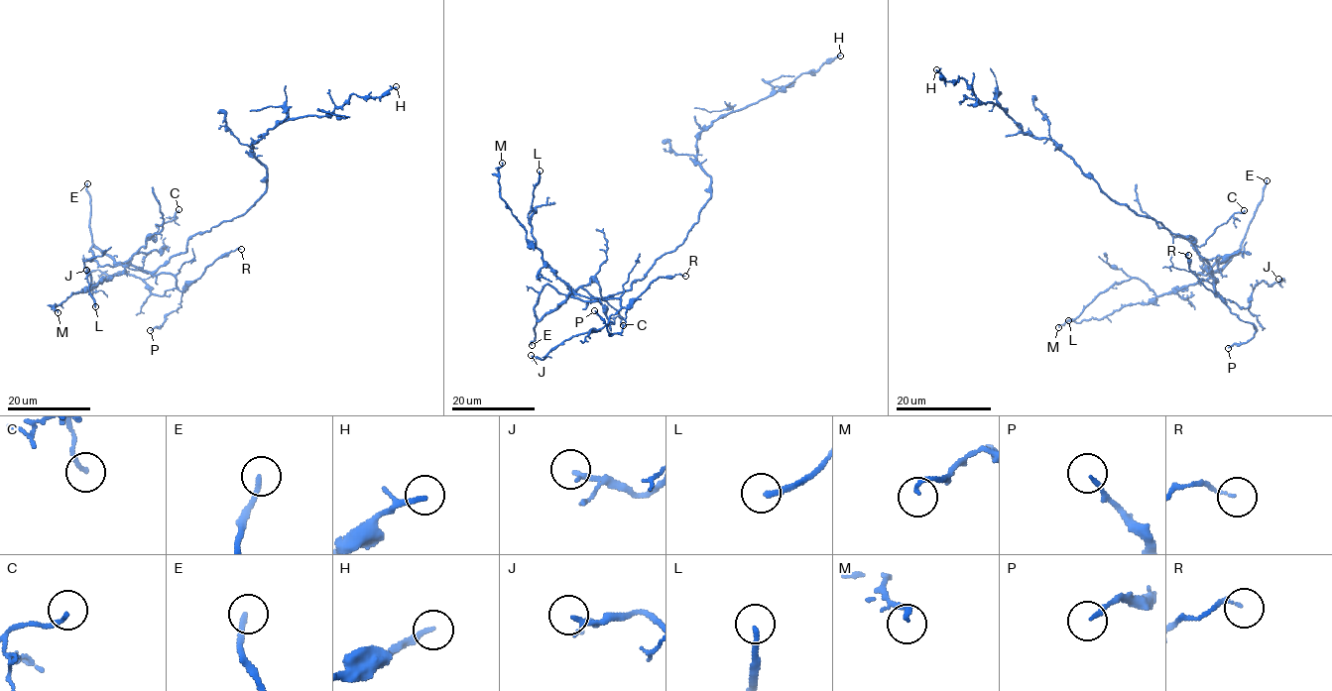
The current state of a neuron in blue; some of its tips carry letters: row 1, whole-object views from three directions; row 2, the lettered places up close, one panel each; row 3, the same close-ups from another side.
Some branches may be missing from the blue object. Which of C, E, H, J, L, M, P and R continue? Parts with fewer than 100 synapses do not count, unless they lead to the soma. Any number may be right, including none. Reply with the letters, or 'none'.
E, L

